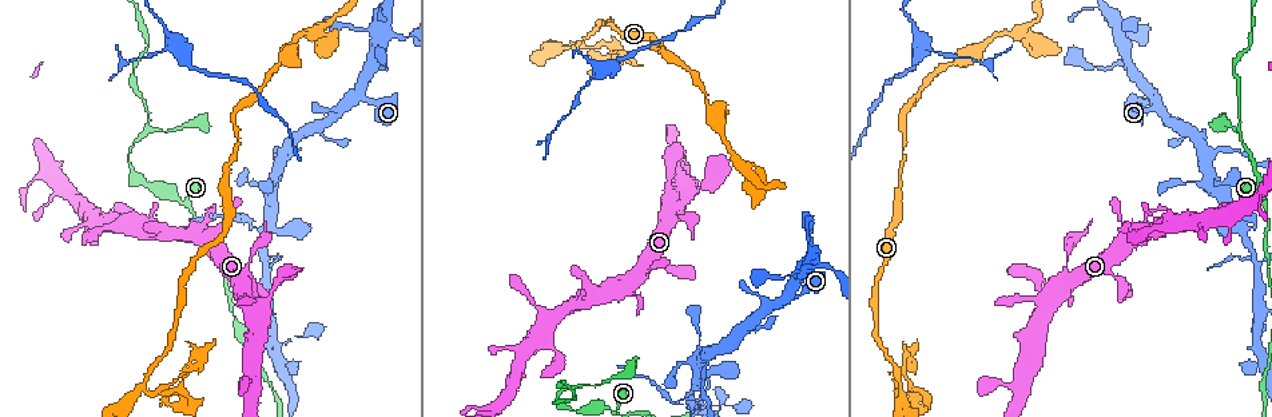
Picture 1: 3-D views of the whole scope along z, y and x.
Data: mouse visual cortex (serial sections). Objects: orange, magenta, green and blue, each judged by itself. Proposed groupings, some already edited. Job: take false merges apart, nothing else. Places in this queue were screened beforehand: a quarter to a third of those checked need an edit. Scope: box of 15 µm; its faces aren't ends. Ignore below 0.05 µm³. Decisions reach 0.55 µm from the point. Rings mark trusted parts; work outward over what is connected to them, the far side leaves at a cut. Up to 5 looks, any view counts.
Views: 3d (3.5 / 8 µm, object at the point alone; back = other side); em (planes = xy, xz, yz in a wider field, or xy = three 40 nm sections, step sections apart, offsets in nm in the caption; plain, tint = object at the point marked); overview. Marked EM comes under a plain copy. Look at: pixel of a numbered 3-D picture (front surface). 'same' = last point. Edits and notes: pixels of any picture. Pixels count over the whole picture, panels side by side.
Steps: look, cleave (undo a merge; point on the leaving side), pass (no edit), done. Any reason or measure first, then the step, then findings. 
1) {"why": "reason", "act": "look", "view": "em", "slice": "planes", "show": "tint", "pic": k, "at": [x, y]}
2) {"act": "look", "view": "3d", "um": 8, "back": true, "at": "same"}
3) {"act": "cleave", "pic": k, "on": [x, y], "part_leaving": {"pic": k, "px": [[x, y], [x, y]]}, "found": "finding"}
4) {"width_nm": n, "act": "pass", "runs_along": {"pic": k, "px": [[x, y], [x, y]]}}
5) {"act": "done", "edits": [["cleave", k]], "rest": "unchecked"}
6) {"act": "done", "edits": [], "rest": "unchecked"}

{"act": "look", "view": "3d", "um": 3.5, "pic": 1, "at": [1242, 132]}

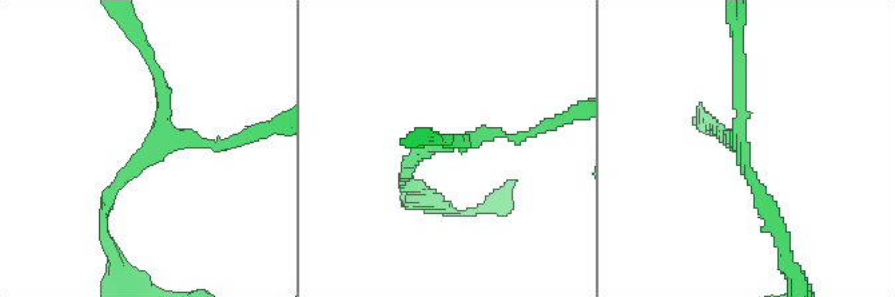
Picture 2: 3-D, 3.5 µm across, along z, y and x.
{"arms": 3, "arm_widths_nm": [100, 150, 150], "why": "now the EM", "act": "look", "view": "em", "slice": "xy", "step": 2, "show": "tint", "pic": 2, "at": [741, 143]}

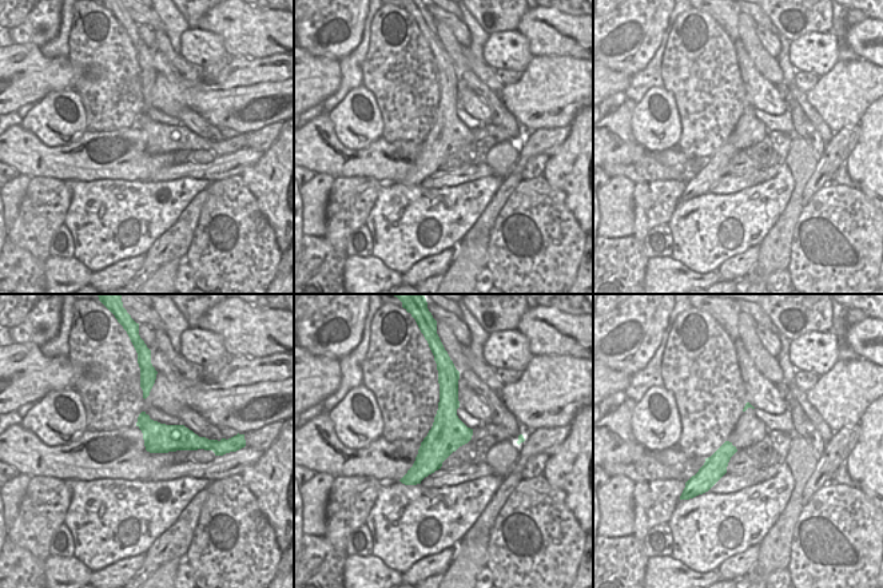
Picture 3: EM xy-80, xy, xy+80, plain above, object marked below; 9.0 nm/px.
{"width_nm": 320, "act": "pass", "runs_along": {"pic": 2, "px": [[104, 208], [154, 142], [237, 142]]}, "found": "continuous, no second cell"}

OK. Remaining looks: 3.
{"why": "two arms in line, one across", "act": "look", "view": "3d", "um": 3.5, "pic": 1, "at": [1256, 263]}

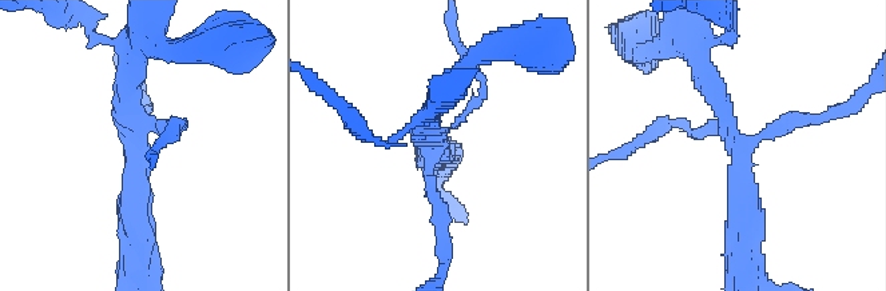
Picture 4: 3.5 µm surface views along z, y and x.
{"act": "look", "view": "em", "slice": "xy", "step": 5, "show": "tint", "pic": 4, "at": [435, 147]}

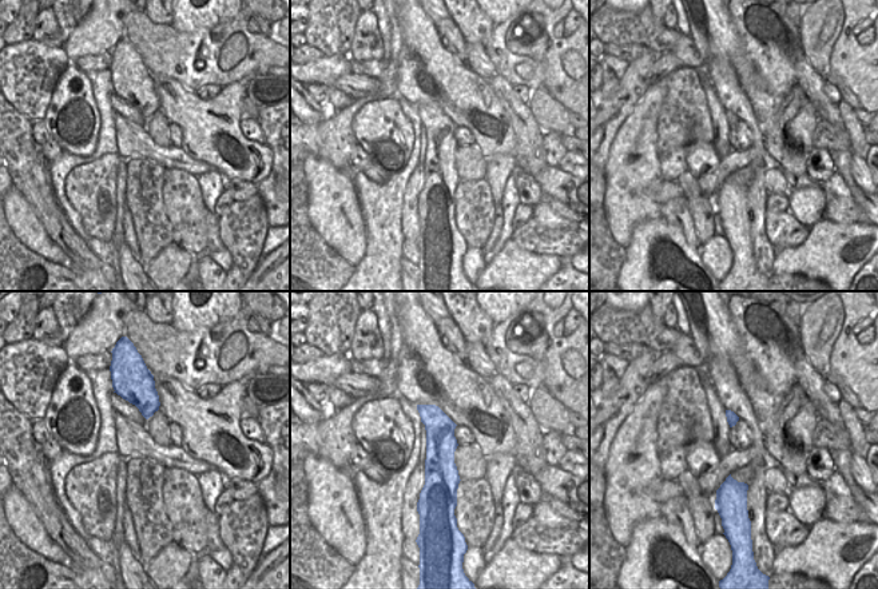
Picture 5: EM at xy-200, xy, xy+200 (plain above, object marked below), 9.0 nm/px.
{"act": "pass", "runs_along": {"pic": 5, "px": [[421, 408], [438, 426], [432, 498]]}, "found": "one cell here"}

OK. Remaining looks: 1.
{"act": "done", "edits": [], "rest": "unchecked"}

